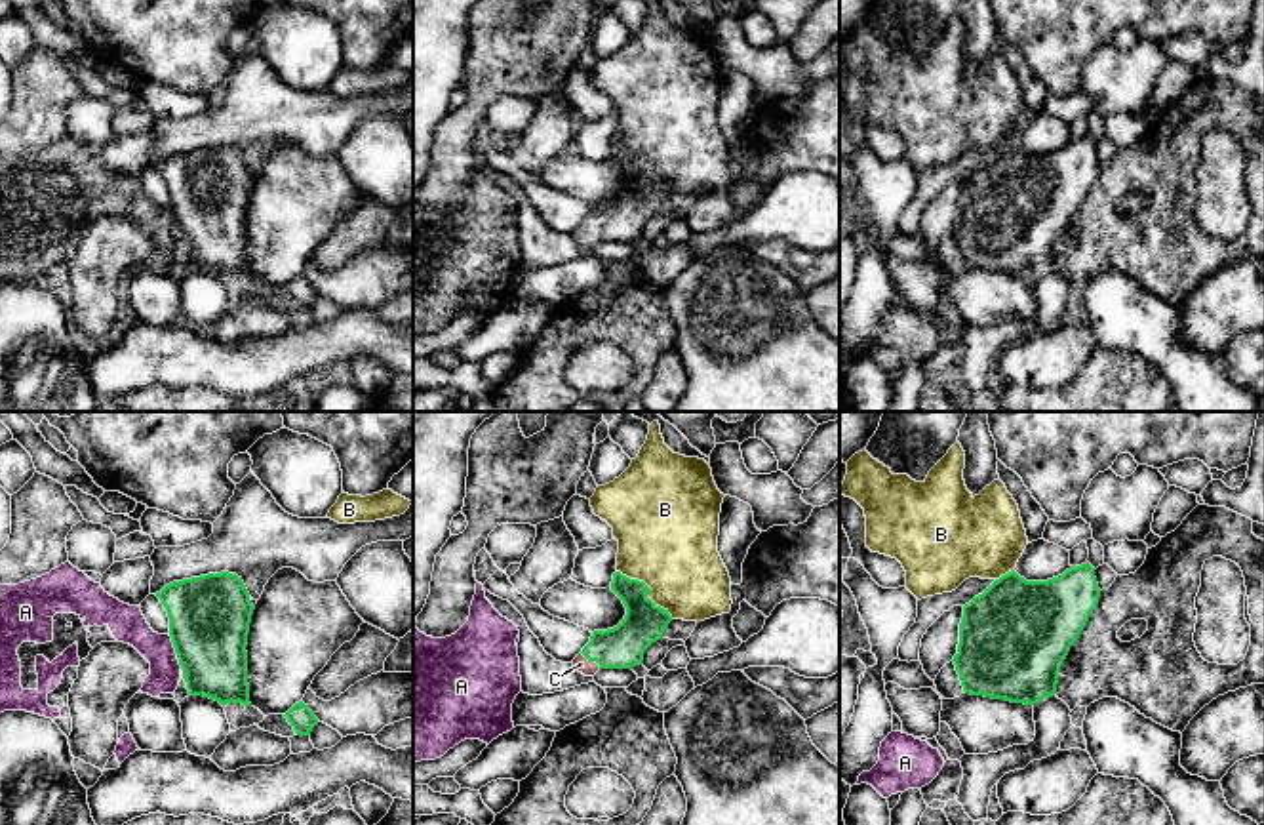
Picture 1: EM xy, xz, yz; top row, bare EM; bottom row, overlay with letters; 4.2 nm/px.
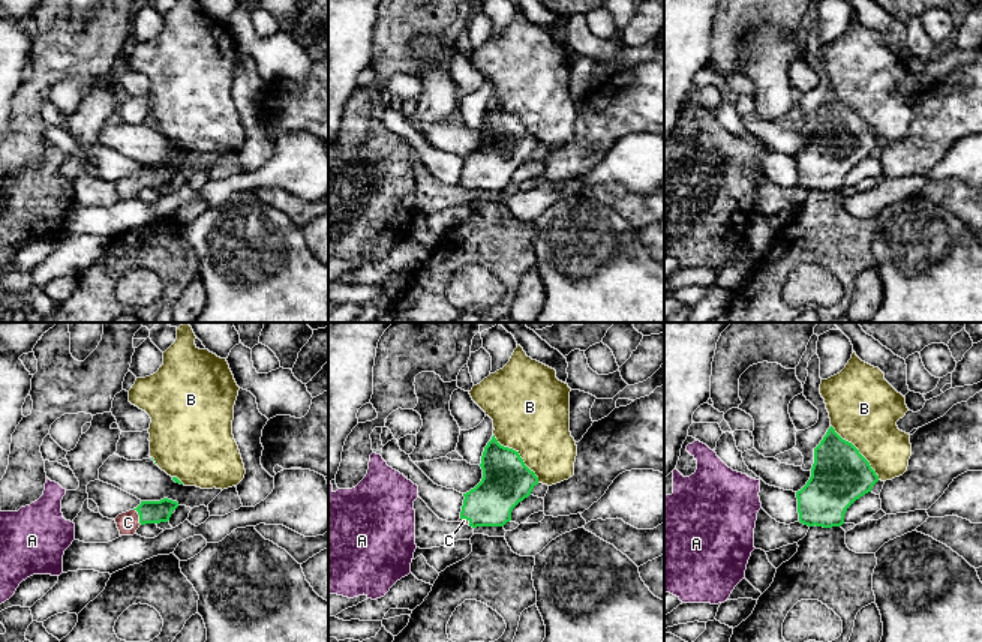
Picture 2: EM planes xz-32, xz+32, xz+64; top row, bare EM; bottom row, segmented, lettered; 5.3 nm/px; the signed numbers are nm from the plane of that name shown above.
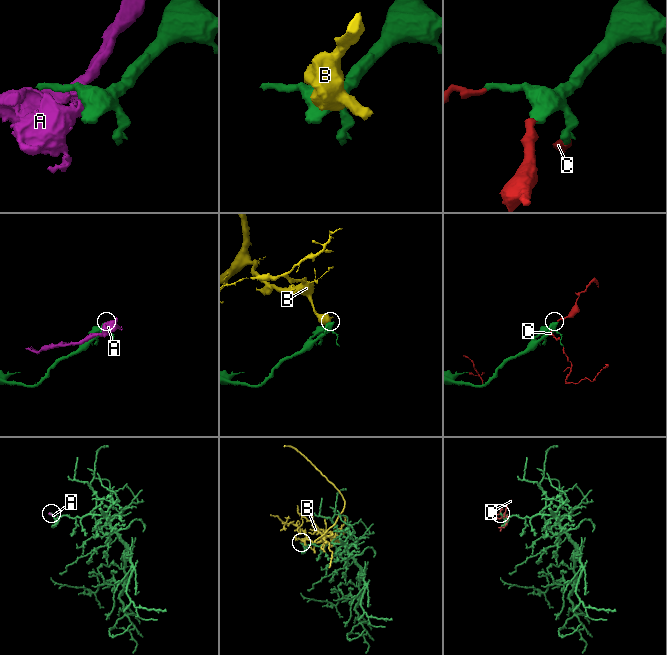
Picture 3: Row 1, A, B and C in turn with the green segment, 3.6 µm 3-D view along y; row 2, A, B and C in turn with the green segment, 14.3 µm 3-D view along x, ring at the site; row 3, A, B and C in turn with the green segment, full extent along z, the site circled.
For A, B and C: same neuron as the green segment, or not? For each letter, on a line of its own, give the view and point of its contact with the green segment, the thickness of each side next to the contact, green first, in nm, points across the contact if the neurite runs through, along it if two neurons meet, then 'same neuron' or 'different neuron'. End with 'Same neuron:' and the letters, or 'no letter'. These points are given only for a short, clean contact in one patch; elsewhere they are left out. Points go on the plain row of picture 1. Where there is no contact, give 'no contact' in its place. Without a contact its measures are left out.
A: contact xy (176, 225); calibres 340 and 150 nm; different neuron
B: contact xz (650, 162); calibres 180 and 420 nm; different neuron
C: contact xz (591, 233); calibres 190 and 70 nm; same neuron
Same neuron: C

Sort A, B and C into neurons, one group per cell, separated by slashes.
A / B / C

